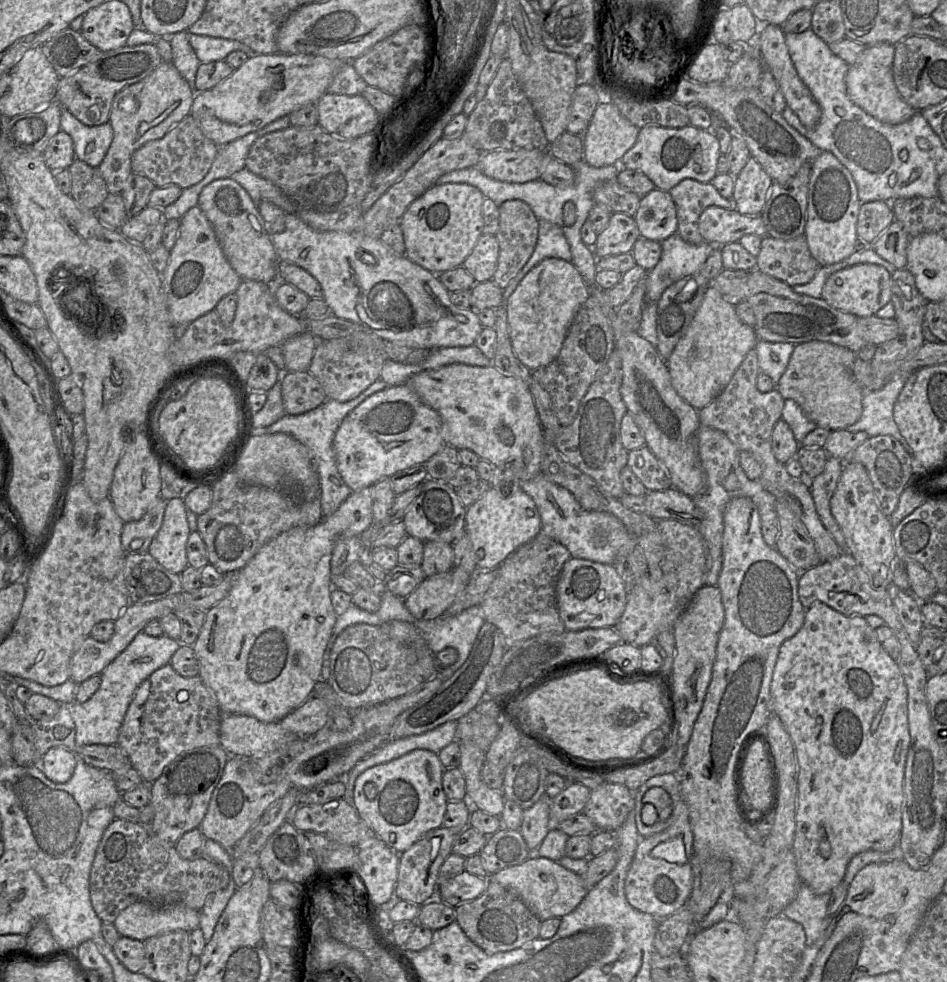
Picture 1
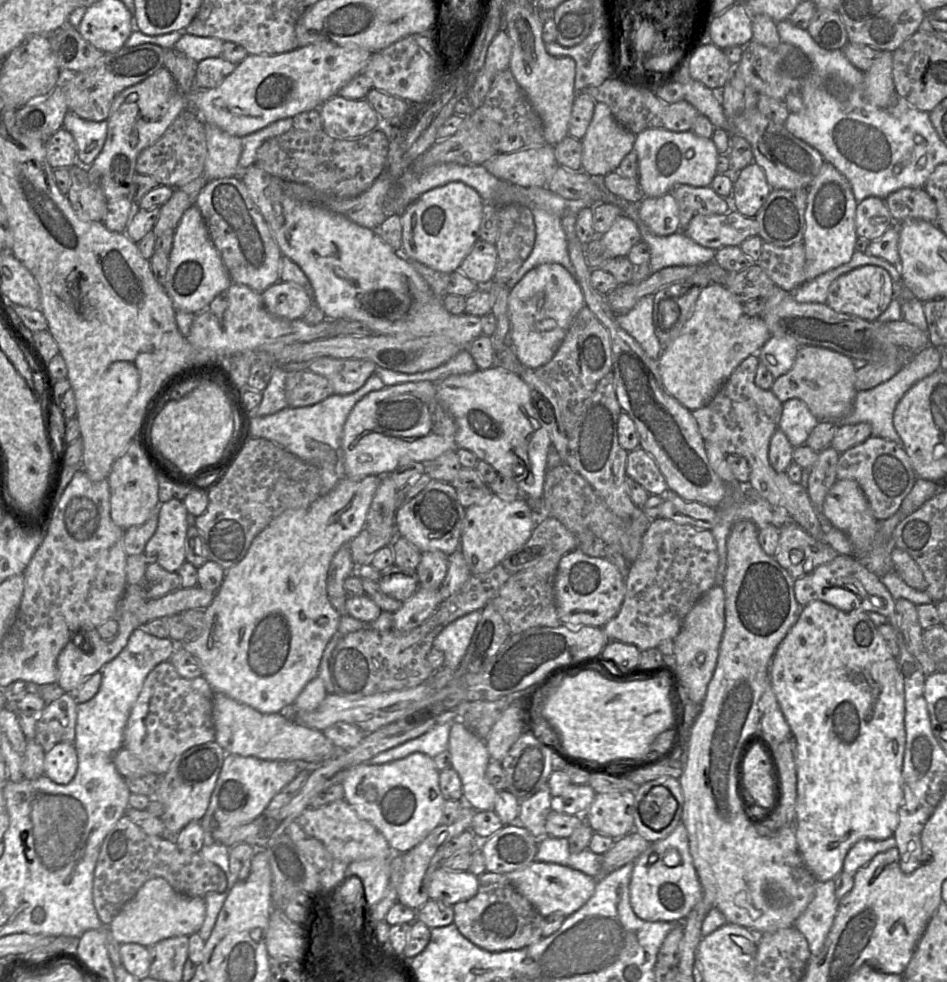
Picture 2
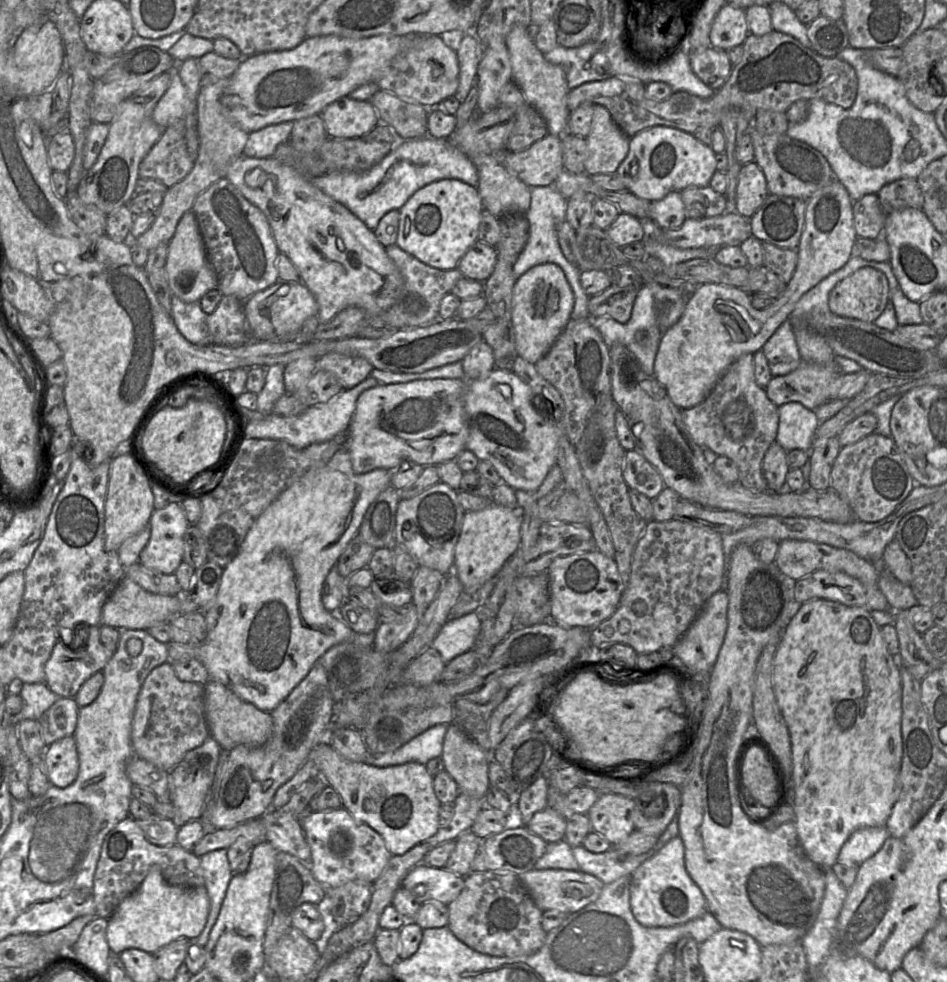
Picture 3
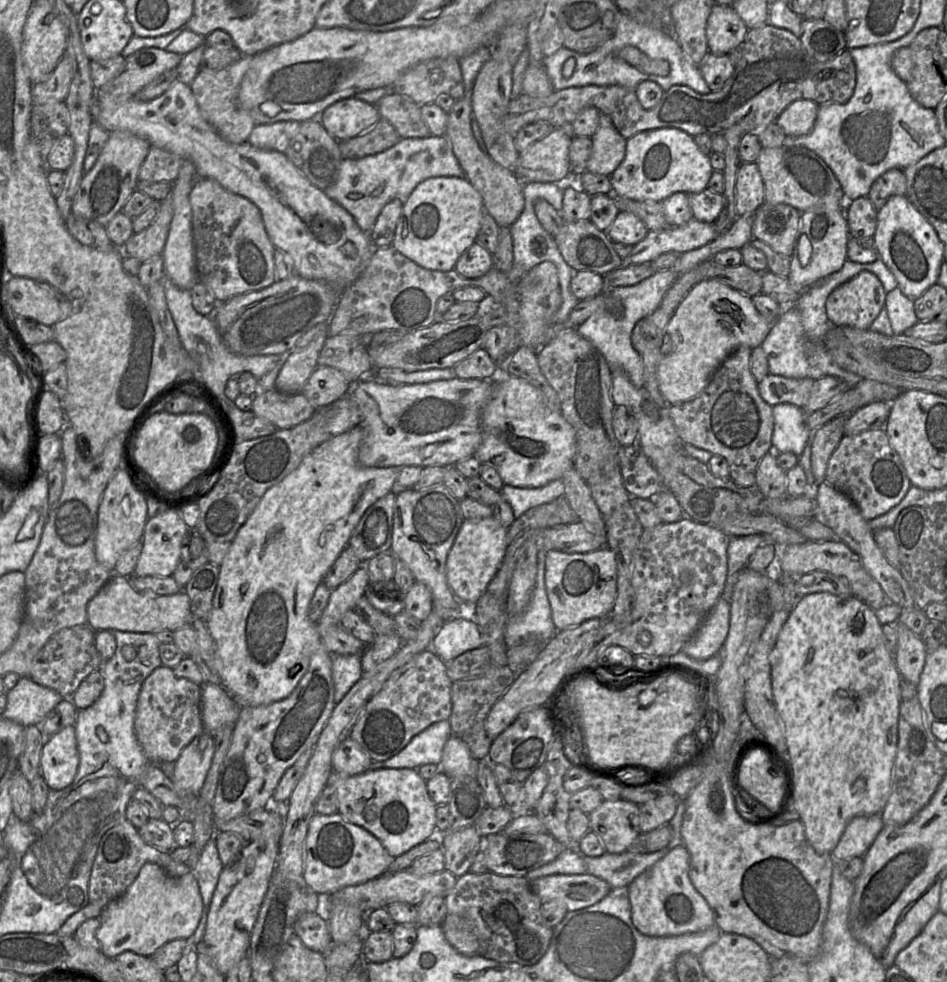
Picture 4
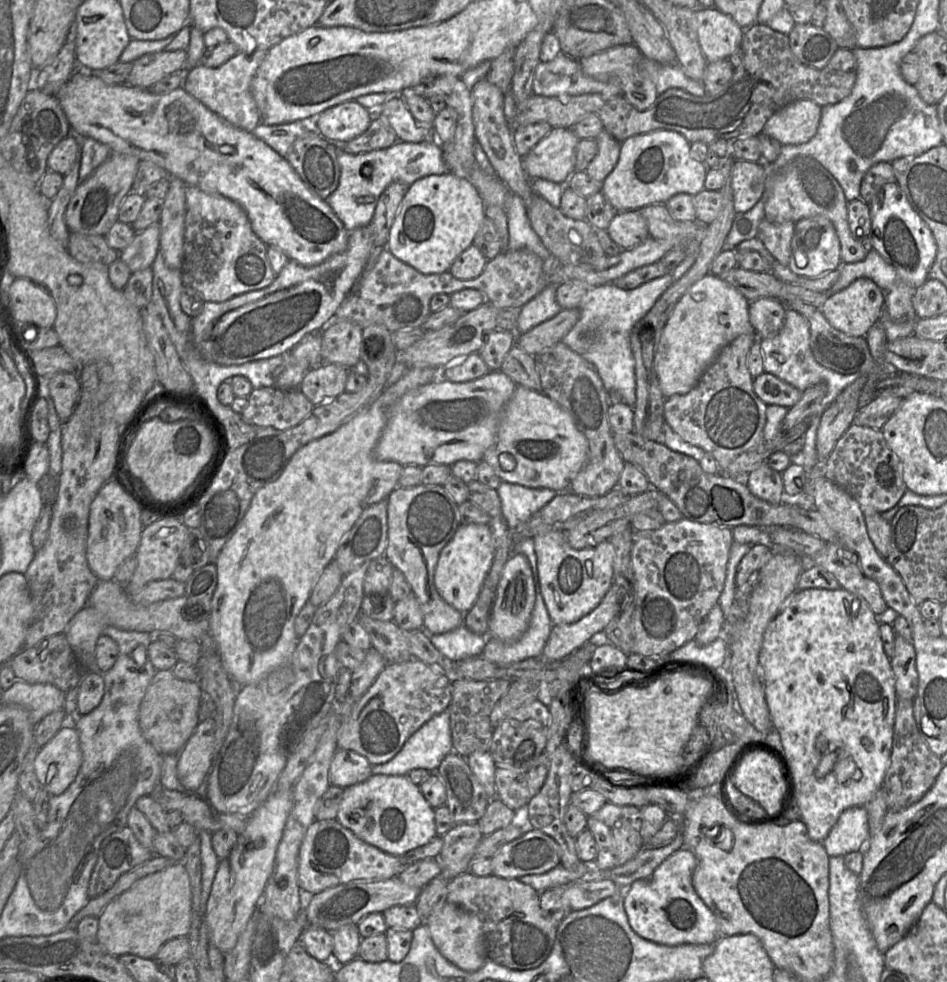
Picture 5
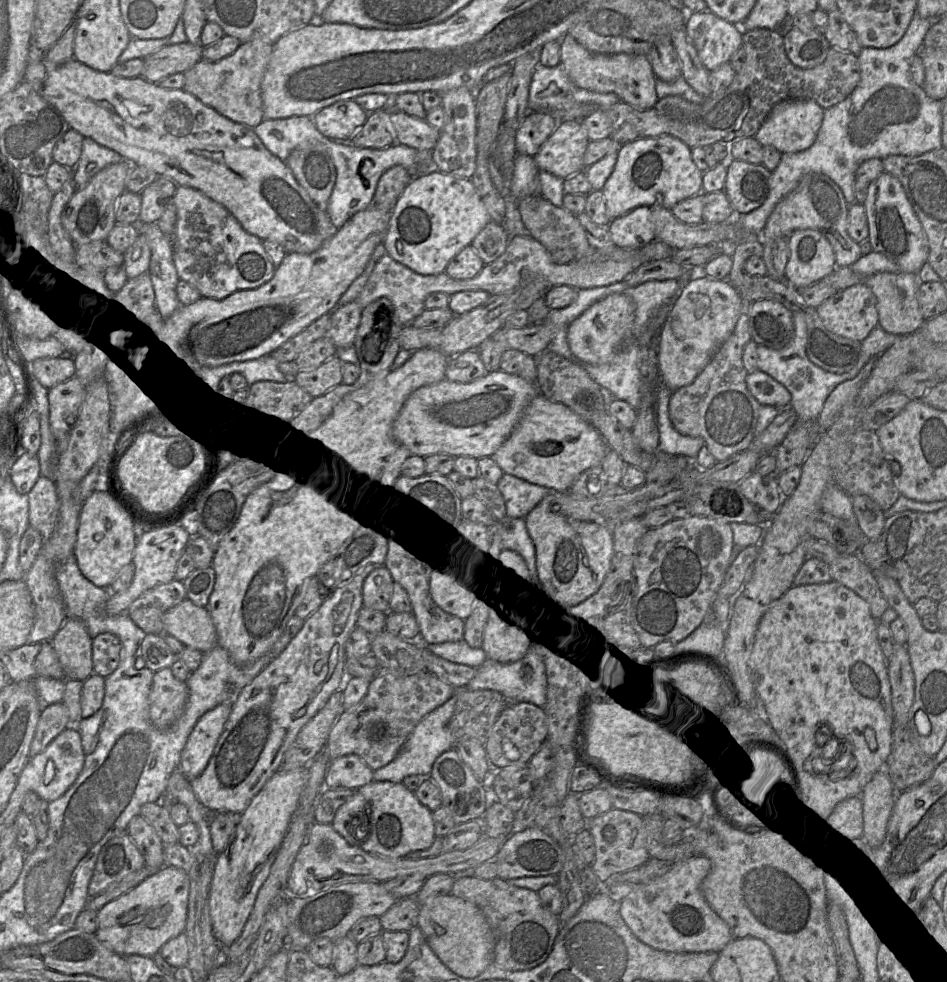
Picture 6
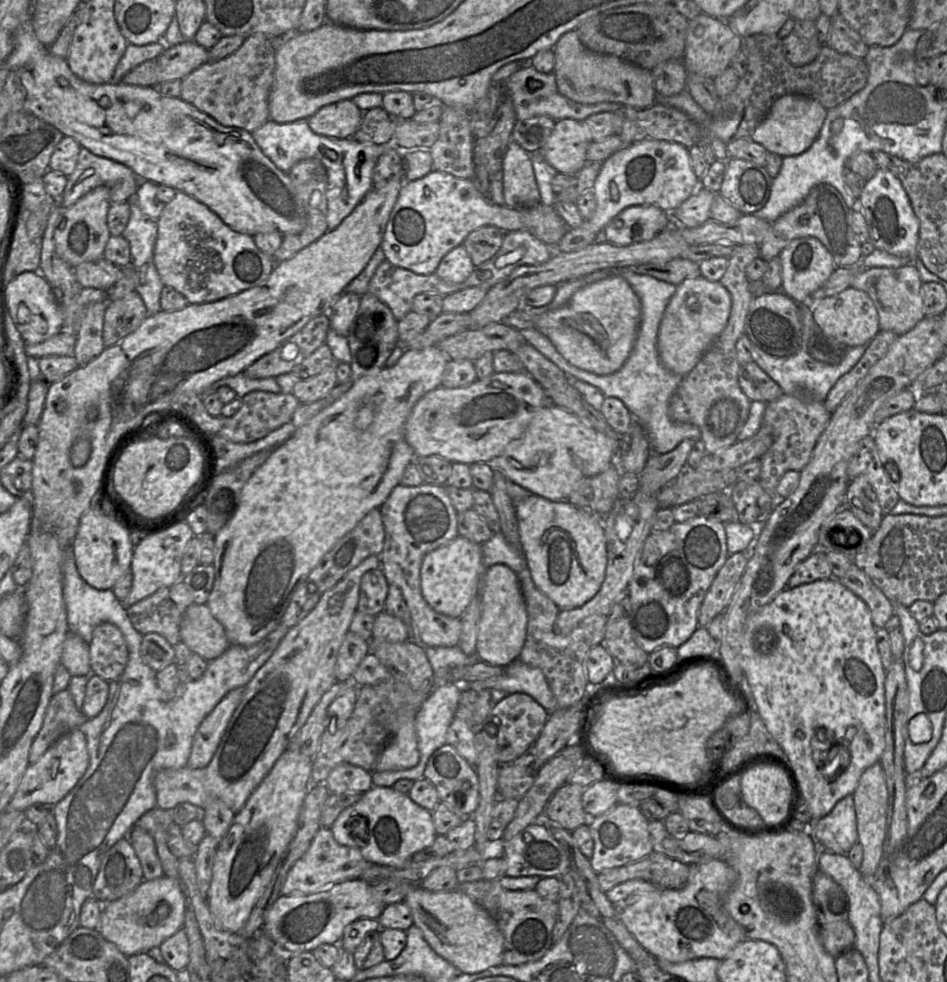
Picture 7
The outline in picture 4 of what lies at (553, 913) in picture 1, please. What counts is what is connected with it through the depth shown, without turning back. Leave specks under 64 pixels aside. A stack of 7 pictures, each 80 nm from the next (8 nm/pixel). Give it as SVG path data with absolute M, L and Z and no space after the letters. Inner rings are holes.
M588 873L581 875L554 874L538 878L530 884L542 903L558 901L563 903L568 911L577 911L592 906L608 895L612 889L606 881Z

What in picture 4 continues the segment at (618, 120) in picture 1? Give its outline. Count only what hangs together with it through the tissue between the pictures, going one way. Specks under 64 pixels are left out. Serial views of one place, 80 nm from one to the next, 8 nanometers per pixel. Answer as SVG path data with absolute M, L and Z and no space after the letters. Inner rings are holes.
M603 113L591 139L592 152L586 170L610 176L625 157L627 139L618 132L609 116Z

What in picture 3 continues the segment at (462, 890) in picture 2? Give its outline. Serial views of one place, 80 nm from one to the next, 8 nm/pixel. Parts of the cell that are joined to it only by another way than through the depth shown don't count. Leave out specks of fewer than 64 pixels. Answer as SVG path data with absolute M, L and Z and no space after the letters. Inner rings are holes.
M419 864L405 876L402 887L409 890L419 904L438 901L448 905L464 888L464 878L446 868Z

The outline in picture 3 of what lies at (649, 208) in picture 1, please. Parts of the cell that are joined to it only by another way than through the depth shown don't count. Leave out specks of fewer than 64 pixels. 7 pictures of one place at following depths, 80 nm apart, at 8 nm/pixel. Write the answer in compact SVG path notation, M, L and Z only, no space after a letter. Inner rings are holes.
M670 192L661 200L651 201L649 217L662 230L678 229L686 220L681 193Z

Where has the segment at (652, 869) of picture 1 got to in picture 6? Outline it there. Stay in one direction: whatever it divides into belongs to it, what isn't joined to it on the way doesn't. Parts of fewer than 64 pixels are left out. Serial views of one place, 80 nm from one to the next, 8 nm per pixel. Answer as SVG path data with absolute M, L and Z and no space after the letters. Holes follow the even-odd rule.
M695 855L685 860L673 862L666 873L652 880L651 882L637 884L635 888L631 891L631 893L622 901L619 902L620 914L623 920L625 921L626 925L641 942L656 950L674 952L674 953L686 953L686 952L699 953L699 952L707 952L707 951L720 952L733 939L733 936L730 932L728 925L710 907L710 905L707 903L707 901L705 900L701 892L701 888L700 888L701 883L709 873L710 869L711 869L711 862L707 857L703 855Z

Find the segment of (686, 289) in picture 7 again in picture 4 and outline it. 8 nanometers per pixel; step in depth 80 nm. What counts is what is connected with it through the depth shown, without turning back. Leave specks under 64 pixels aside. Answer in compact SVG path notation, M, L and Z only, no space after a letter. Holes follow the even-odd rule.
M704 279L694 285L680 302L669 320L660 348L662 358L657 365L659 389L670 405L677 405L697 397L708 385L712 375L738 347L754 349L761 346L776 320L768 320L755 308L752 298L722 282Z

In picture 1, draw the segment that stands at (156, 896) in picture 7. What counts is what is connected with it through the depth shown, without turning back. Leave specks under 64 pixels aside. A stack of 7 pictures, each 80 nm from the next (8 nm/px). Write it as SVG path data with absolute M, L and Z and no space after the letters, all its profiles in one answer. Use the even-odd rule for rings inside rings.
M135 902L122 910L113 925L121 936L145 941L176 930L191 932L200 924L200 911L185 905L152 906Z

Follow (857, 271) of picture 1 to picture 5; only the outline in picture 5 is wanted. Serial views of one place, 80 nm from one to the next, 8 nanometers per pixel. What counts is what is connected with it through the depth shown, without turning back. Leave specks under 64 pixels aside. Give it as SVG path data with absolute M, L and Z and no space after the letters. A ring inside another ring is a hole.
M859 278L827 297L819 308L837 330L854 337L866 336L884 308L884 291L872 280Z

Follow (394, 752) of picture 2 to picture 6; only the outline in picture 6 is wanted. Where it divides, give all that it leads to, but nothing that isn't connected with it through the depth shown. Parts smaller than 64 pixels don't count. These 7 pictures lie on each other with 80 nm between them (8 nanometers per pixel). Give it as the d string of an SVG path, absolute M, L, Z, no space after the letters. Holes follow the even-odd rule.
M456 694L443 705L426 715L416 725L399 754L390 763L374 771L373 780L402 783L403 779L410 775L429 777L433 763L437 757L443 752L453 748L450 721L453 717L455 705Z

